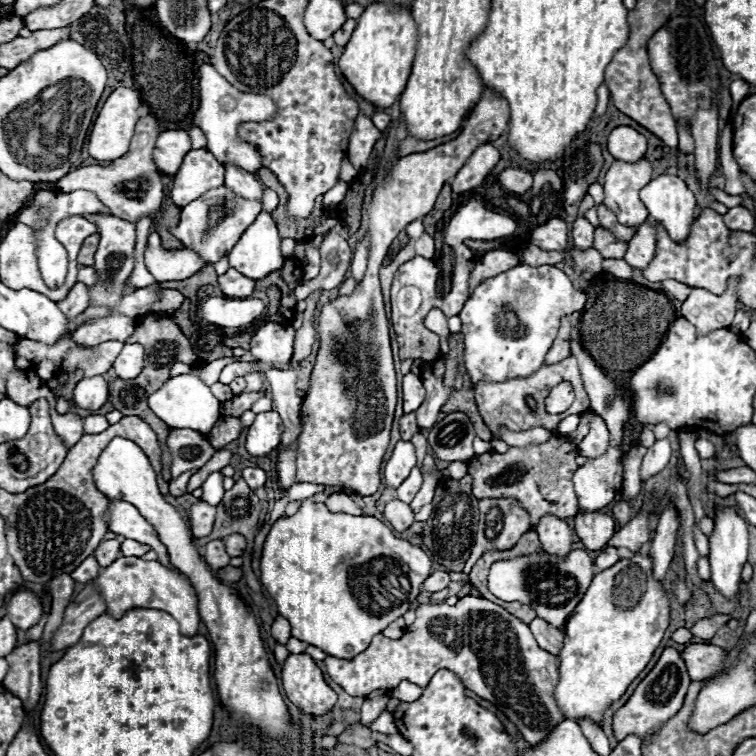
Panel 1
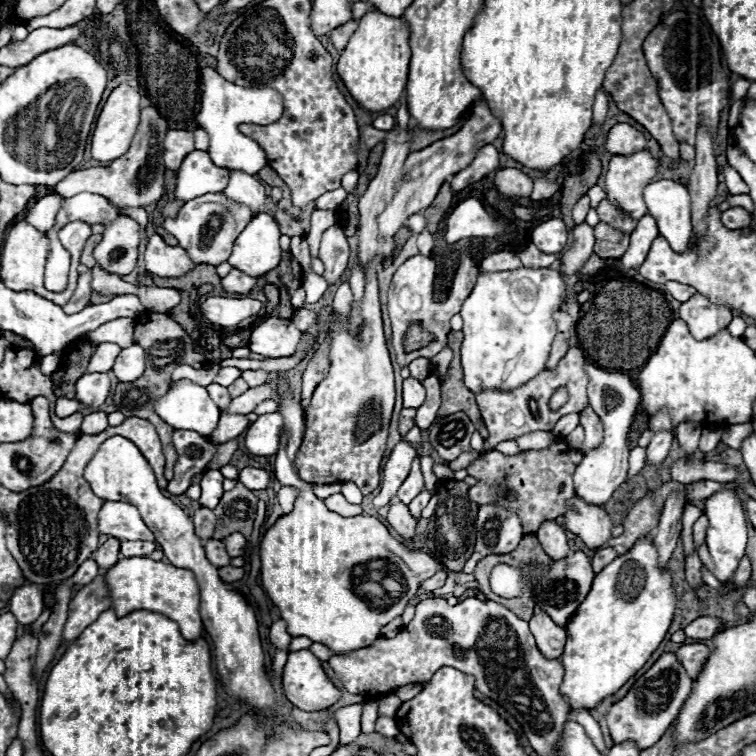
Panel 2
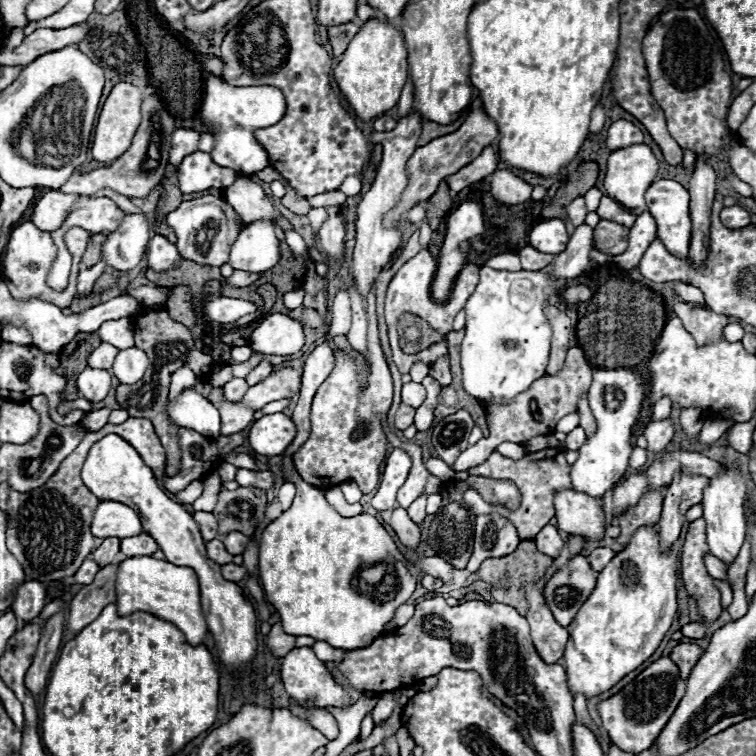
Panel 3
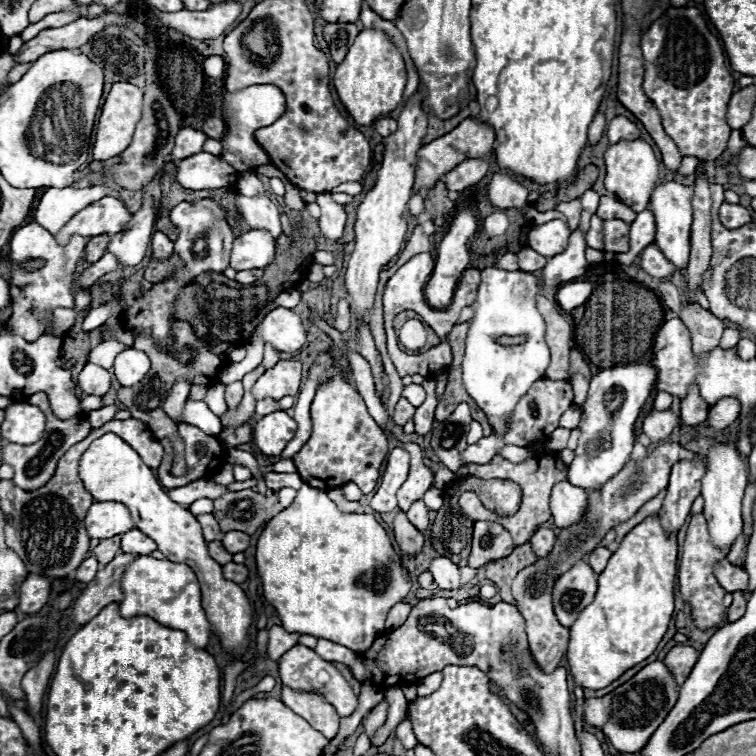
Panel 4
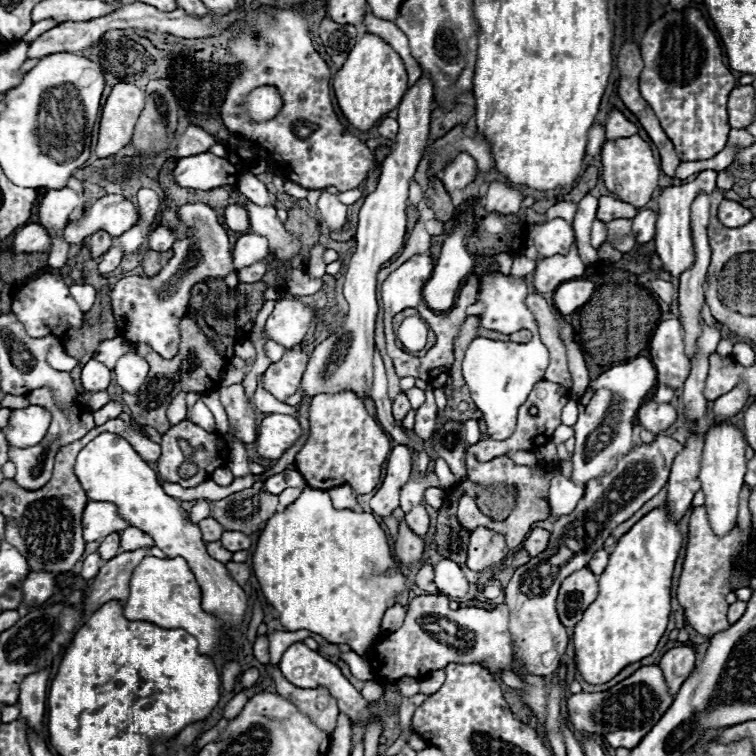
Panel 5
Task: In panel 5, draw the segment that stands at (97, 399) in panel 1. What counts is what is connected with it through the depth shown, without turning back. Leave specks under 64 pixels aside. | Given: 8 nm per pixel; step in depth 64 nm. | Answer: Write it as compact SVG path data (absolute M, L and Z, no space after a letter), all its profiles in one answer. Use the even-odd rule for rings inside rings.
M90 360L84 368L82 368L82 386L86 392L100 392L106 390L110 384L112 372L108 368L104 368L104 364Z

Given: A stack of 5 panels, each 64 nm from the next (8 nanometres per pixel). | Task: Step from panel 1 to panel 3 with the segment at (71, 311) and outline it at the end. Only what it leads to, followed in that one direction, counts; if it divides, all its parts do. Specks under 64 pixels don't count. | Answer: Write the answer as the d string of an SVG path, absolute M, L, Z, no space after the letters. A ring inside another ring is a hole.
M98 262L98 264L94 264L92 268L80 272L80 276L78 276L78 296L80 296L80 298L82 298L82 296L88 296L88 294L92 292L94 282L96 282L96 278L104 272L104 268L106 268L106 264L104 264L104 262Z

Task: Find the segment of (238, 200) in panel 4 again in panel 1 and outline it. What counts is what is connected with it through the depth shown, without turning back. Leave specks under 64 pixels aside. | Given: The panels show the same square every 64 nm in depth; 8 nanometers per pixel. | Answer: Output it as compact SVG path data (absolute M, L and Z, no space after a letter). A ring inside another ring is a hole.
M226 164L226 180L224 182L238 196L244 196L248 200L260 200L262 198L262 184L258 182L256 174L246 172L240 166Z

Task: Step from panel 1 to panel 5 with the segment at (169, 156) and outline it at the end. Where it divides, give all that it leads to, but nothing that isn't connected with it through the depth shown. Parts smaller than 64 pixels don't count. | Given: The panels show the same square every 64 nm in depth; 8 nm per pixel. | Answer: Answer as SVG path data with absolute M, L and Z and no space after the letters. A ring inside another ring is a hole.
M188 126L176 144L176 158L186 158L186 156L194 156L200 152L206 152L212 144L216 144L216 138L210 136L208 132L204 132L198 126Z

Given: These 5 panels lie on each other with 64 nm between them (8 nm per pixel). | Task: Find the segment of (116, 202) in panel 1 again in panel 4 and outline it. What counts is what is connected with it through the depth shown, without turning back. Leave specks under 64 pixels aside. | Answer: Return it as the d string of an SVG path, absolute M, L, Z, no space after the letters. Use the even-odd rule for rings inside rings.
M154 84L146 94L144 94L144 106L142 106L142 120L136 126L132 144L122 152L122 160L120 164L108 168L108 170L100 170L100 172L90 172L86 176L82 176L80 180L74 180L70 184L70 188L74 190L82 190L82 188L92 188L98 186L102 182L114 182L116 186L124 188L124 190L132 190L132 192L140 192L146 184L150 184L154 180L154 176L158 176L162 172L162 166L166 164L172 148L174 148L174 136L180 130L180 118L176 114L176 110L172 108L168 96L162 92L160 84Z

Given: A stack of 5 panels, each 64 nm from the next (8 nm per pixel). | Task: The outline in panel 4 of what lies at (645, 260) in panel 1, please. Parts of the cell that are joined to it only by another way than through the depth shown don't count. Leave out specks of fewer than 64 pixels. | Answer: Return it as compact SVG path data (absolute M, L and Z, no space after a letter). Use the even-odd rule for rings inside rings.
M650 210L640 212L630 228L630 250L616 254L616 262L624 266L634 264L636 258L642 254L642 250L654 242L654 232L656 232L656 226L654 226L652 212Z

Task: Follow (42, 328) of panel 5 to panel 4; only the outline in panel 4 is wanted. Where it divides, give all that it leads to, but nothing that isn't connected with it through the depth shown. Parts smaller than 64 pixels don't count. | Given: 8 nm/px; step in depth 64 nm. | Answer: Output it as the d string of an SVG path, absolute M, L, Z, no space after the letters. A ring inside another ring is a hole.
M30 222L26 226L18 226L12 234L10 240L10 298L12 298L12 316L8 320L8 326L14 334L22 336L28 342L34 342L40 332L42 326L38 322L38 318L30 312L34 308L44 310L44 308L74 308L74 272L76 272L76 264L84 254L88 238L74 234L70 236L70 242L66 248L58 246L54 236L44 230L42 226L38 226L36 222ZM26 260L44 260L46 264L38 270L38 272L24 272L20 268L22 262Z

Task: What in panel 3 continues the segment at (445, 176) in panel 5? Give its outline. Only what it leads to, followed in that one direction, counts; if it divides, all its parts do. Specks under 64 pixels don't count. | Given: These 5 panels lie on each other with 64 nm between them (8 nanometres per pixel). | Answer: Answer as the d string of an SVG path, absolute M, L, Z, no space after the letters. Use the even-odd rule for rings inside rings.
M486 146L476 160L472 160L468 166L458 170L456 174L448 176L446 182L448 182L452 192L460 192L462 188L466 188L466 186L470 186L474 182L480 182L482 178L492 174L496 170L496 164L498 164L496 150L492 146Z

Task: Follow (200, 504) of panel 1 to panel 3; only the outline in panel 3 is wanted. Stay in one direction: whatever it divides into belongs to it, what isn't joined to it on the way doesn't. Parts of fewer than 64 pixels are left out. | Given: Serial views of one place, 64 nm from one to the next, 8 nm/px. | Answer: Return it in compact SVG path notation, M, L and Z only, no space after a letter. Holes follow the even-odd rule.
M196 512L194 514L194 520L198 522L198 526L200 526L200 532L202 532L202 538L208 542L208 540L214 540L216 538L216 524L218 524L218 520L216 520L216 516L212 514L212 512Z

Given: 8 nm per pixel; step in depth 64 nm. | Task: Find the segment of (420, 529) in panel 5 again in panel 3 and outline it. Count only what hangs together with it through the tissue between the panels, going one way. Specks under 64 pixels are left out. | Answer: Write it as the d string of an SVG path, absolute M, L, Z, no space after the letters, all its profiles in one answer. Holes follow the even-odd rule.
M422 494L418 500L414 500L410 506L408 506L408 514L410 514L410 518L416 522L416 524L420 524L422 520L424 520L424 516L426 516L426 496L428 494Z

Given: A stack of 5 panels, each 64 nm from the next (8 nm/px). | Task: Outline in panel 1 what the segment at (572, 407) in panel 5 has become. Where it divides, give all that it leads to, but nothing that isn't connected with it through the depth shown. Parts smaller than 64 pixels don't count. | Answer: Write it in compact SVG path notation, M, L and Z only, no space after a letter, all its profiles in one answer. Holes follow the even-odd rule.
M572 414L572 416L568 416L568 418L564 418L560 424L558 424L558 428L556 428L556 432L560 432L560 434L564 434L564 436L568 436L568 434L572 434L576 428L578 428L578 420L580 420L580 416L578 414Z

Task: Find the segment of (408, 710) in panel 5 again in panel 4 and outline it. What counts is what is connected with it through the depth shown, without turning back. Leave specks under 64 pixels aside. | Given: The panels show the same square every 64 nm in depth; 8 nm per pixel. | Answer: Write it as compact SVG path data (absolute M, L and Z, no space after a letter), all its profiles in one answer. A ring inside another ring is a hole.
M404 718L400 722L400 726L396 728L396 738L402 742L404 750L412 750L418 744L416 738L414 738L414 732L412 732L412 726L410 726L410 720L408 718Z

